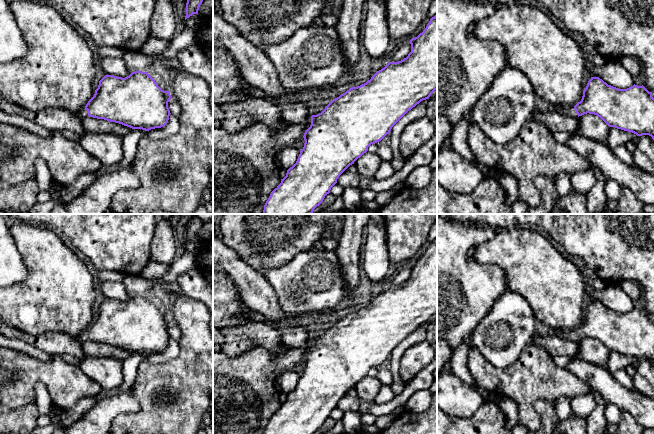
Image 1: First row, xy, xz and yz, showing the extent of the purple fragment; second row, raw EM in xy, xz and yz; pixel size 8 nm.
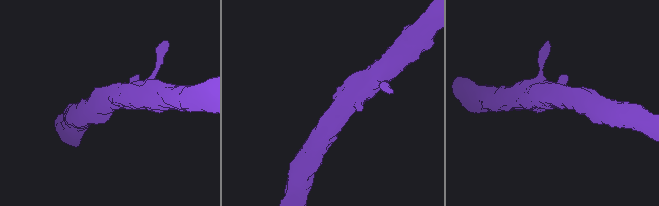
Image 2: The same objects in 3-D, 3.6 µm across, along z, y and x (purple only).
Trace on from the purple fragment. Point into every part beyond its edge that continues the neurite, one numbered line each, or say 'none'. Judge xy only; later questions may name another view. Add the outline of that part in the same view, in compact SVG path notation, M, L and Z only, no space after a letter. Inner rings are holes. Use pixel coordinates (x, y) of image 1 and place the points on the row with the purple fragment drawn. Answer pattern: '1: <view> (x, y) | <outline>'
1: xy (82, 113) | M81 108L81 109L77 109L77 110L73 110L77 115L78 117L80 117L81 119L85 118L85 117L88 117L88 113L87 113L87 110L84 108Z

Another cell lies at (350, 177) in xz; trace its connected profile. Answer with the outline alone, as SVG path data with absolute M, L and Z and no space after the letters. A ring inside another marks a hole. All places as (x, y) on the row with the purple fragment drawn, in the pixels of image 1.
M354 164L350 165L337 179L337 184L342 188L359 188L361 176Z

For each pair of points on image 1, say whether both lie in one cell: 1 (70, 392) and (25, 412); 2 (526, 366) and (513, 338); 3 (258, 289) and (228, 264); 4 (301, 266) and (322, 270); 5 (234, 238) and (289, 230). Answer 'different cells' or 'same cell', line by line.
1: different cells
2: different cells
3: same cell
4: same cell
5: same cell

